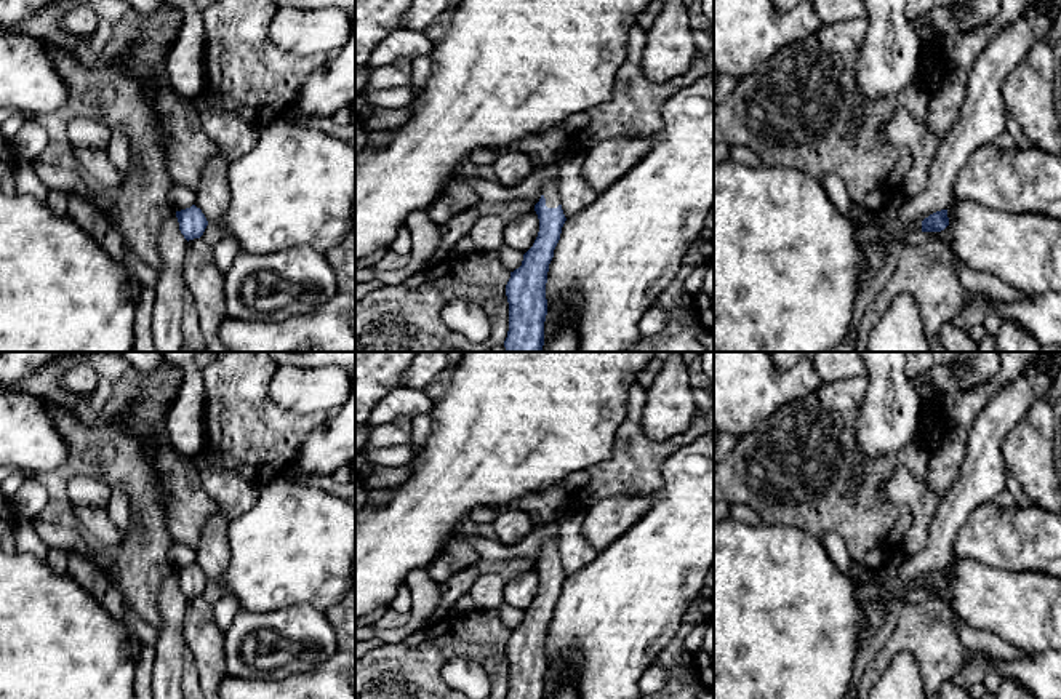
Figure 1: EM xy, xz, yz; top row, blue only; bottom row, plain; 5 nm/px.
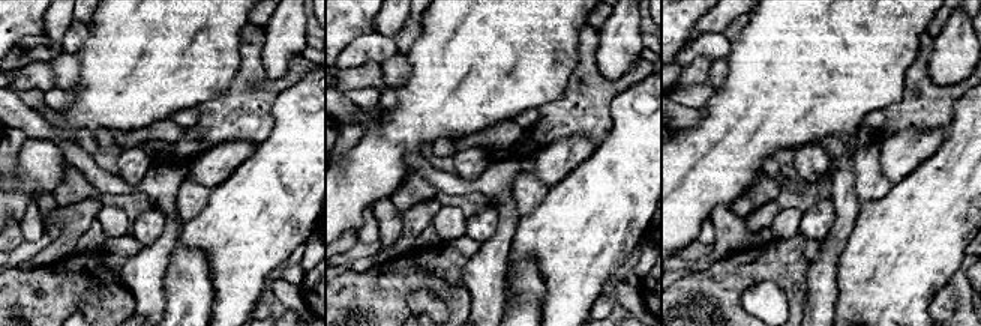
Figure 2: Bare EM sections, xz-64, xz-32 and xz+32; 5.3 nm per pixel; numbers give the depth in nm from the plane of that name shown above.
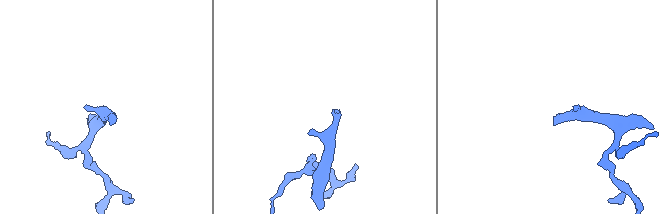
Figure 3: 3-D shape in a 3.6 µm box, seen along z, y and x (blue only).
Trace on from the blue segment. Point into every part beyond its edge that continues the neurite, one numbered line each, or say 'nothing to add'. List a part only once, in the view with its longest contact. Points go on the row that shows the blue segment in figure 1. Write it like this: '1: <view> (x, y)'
1: xz (549, 191)

